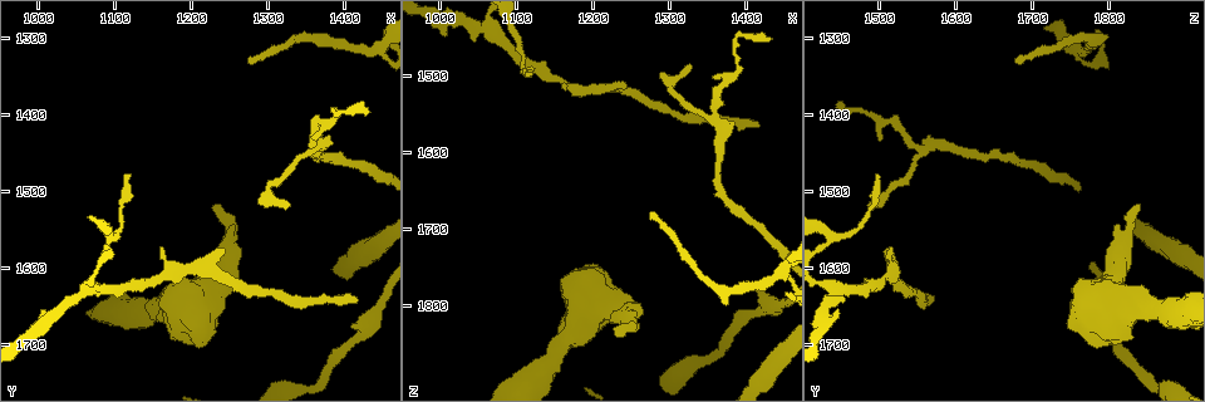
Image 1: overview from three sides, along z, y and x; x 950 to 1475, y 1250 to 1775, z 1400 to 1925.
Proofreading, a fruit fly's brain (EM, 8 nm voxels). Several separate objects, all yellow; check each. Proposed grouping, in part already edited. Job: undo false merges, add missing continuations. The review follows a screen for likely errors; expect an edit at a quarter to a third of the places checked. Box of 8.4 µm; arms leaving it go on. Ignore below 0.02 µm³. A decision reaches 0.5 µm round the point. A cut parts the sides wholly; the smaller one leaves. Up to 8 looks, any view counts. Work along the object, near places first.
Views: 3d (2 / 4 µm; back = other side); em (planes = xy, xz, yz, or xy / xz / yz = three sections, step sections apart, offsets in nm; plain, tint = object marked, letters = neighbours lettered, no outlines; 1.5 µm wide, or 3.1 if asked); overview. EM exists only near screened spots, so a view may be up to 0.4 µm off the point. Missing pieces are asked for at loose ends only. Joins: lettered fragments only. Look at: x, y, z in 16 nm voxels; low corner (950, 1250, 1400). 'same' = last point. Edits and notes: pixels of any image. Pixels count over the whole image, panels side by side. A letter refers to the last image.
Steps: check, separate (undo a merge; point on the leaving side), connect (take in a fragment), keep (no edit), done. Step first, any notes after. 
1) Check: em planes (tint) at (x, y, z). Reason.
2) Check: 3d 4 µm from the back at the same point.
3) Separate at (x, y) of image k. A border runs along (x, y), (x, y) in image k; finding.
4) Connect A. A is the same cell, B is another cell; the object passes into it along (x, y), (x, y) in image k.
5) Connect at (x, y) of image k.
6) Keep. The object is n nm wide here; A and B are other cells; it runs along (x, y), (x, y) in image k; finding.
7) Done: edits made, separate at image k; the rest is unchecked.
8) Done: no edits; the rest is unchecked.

Check: 3d 4 µm from the back at (1415, 1645, 1570). Branch stops here.

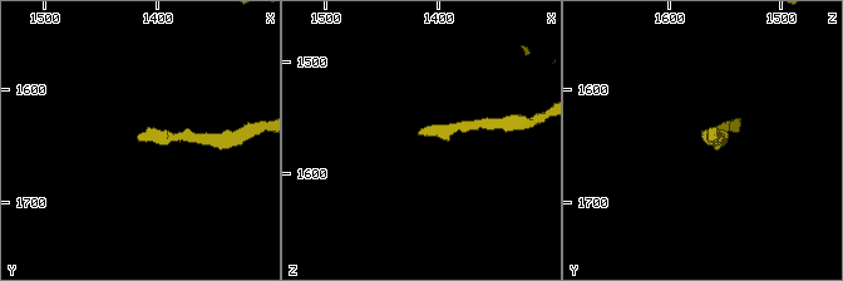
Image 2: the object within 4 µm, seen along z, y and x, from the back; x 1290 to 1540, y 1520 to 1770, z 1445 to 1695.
Check: em planes (letters) at (1416, 1642, 1564).

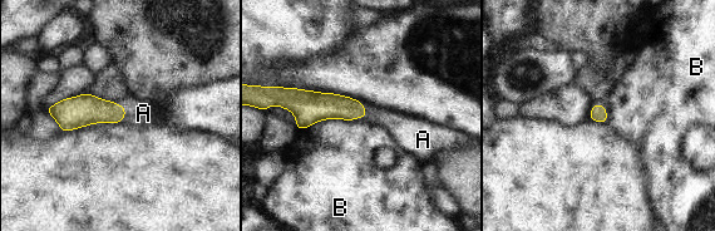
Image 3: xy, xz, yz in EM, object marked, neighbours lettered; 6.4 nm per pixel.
Connect A. The longest contact is with B, 460 nm; A is the same cell, B is another cell; the neuron continues.

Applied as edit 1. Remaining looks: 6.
Check: overview.

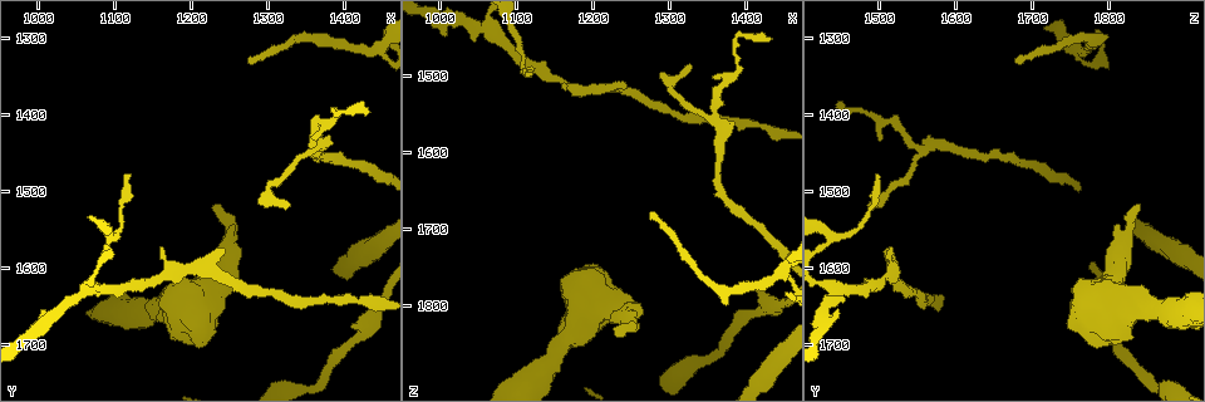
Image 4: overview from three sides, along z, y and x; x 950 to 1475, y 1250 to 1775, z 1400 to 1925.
Check: em planes (letters) at (1250, 1560, 1820). Sudden change in width.

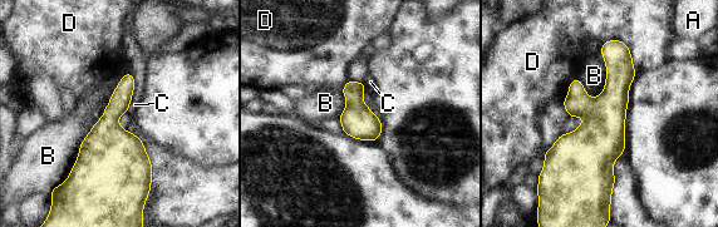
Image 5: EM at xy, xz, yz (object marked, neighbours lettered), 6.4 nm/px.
Keep. The object is 140 nm wide here; A, B, C and D are other cells; continuous, no second neuron.

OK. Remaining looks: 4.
Done: edits made, connect at image 3; the rest is unchecked.

